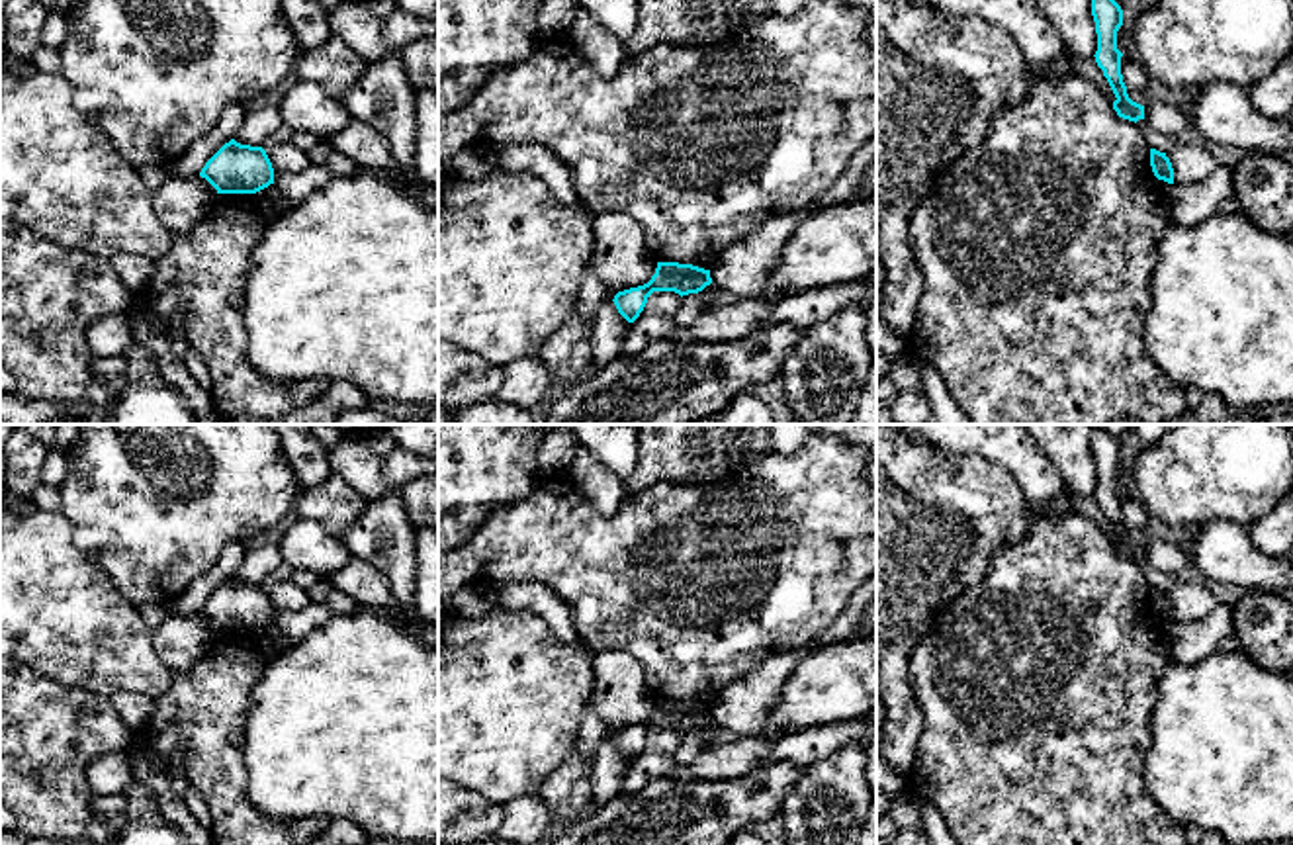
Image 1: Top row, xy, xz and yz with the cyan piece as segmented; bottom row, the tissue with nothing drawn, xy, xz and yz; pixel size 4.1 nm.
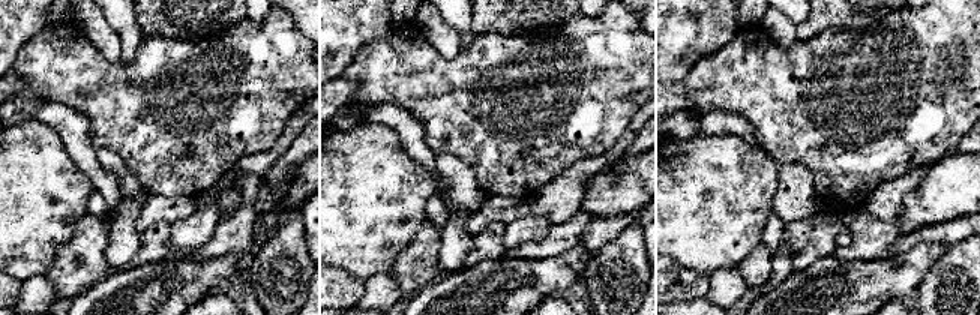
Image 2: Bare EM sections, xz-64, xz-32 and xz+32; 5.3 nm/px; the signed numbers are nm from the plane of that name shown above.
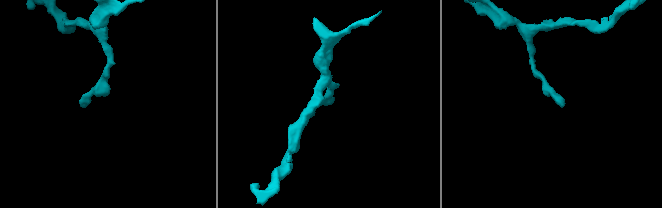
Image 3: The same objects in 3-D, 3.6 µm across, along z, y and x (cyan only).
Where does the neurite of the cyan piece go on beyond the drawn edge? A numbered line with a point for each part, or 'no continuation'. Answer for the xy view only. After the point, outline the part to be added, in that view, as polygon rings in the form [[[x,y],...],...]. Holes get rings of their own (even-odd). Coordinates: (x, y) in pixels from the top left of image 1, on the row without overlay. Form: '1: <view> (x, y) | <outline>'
no continuation

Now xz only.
no continuation

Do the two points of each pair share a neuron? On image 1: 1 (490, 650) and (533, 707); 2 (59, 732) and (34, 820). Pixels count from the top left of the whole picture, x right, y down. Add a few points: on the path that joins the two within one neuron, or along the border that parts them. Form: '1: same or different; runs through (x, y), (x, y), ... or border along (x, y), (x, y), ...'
1: same; runs through (490, 664), (519, 693)
2: same; runs through (49, 754), (47, 799)

